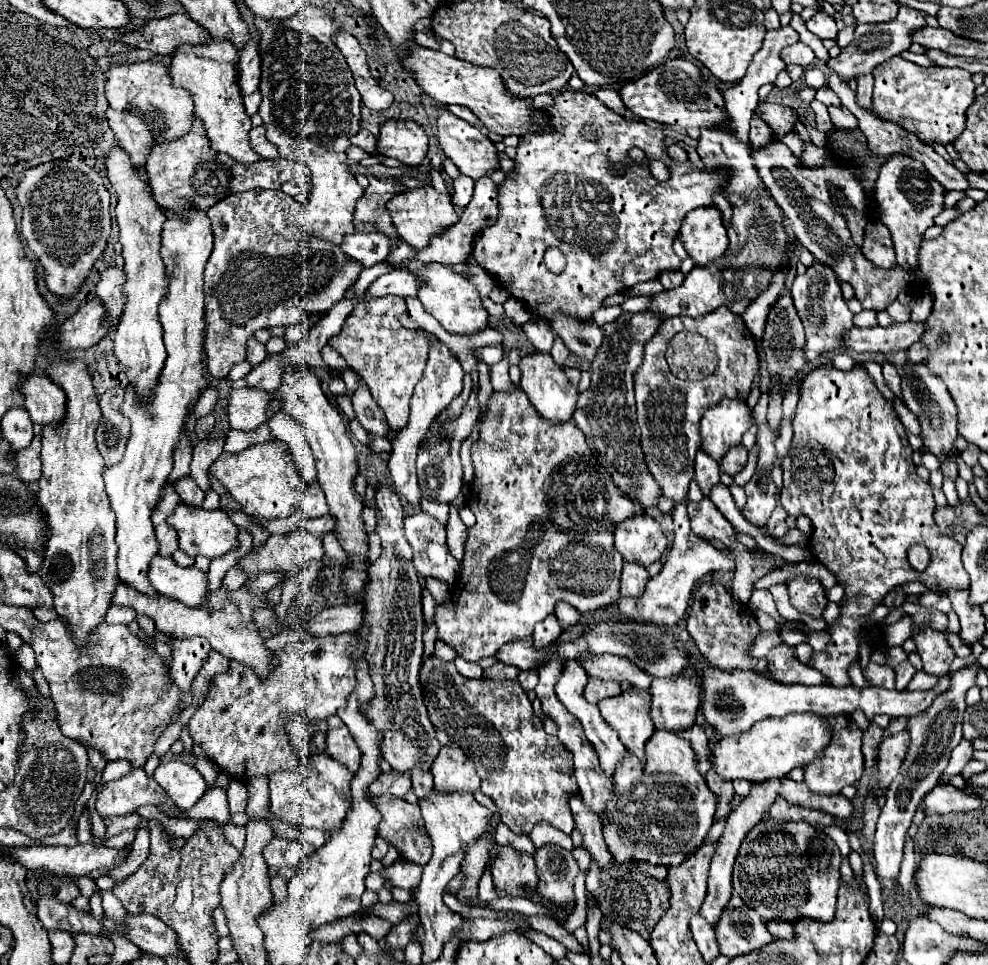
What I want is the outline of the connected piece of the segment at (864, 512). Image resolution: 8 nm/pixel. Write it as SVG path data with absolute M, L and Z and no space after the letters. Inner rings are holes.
M856 364L848 372L834 366L810 372L802 380L800 400L792 416L792 430L792 448L782 460L784 488L780 500L790 516L808 516L812 520L812 536L808 548L810 552L814 552L816 562L824 564L836 576L838 584L844 586L840 616L834 624L828 626L830 642L822 652L812 652L808 666L822 672L826 684L844 688L852 684L848 668L860 660L860 632L866 630L872 642L882 640L878 626L872 626L866 618L890 590L908 582L924 582L928 590L938 592L966 590L970 580L968 572L964 572L962 566L962 546L936 528L936 522L932 518L936 506L932 498L932 486L920 480L918 474L916 480L912 480L914 466L910 460L912 450L908 444L906 428L898 420L894 406L886 402L878 392L874 380L868 376L862 364ZM914 542L928 546L932 554L930 566L924 572L912 570L906 558L906 550Z

